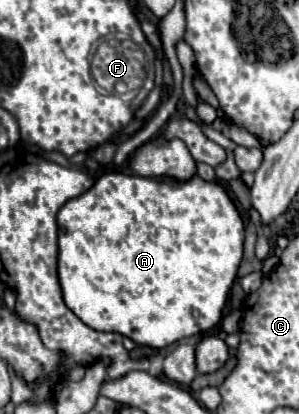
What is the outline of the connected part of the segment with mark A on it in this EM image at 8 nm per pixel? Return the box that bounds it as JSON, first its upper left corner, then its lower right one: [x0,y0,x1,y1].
[57,173,245,349]

